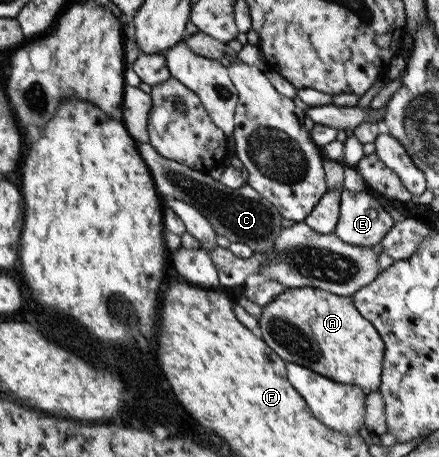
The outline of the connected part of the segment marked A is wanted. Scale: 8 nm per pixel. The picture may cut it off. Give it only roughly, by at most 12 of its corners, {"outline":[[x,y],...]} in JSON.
{"outline":[[286,288],[262,340],[286,362],[379,389],[385,351],[350,296]]}

